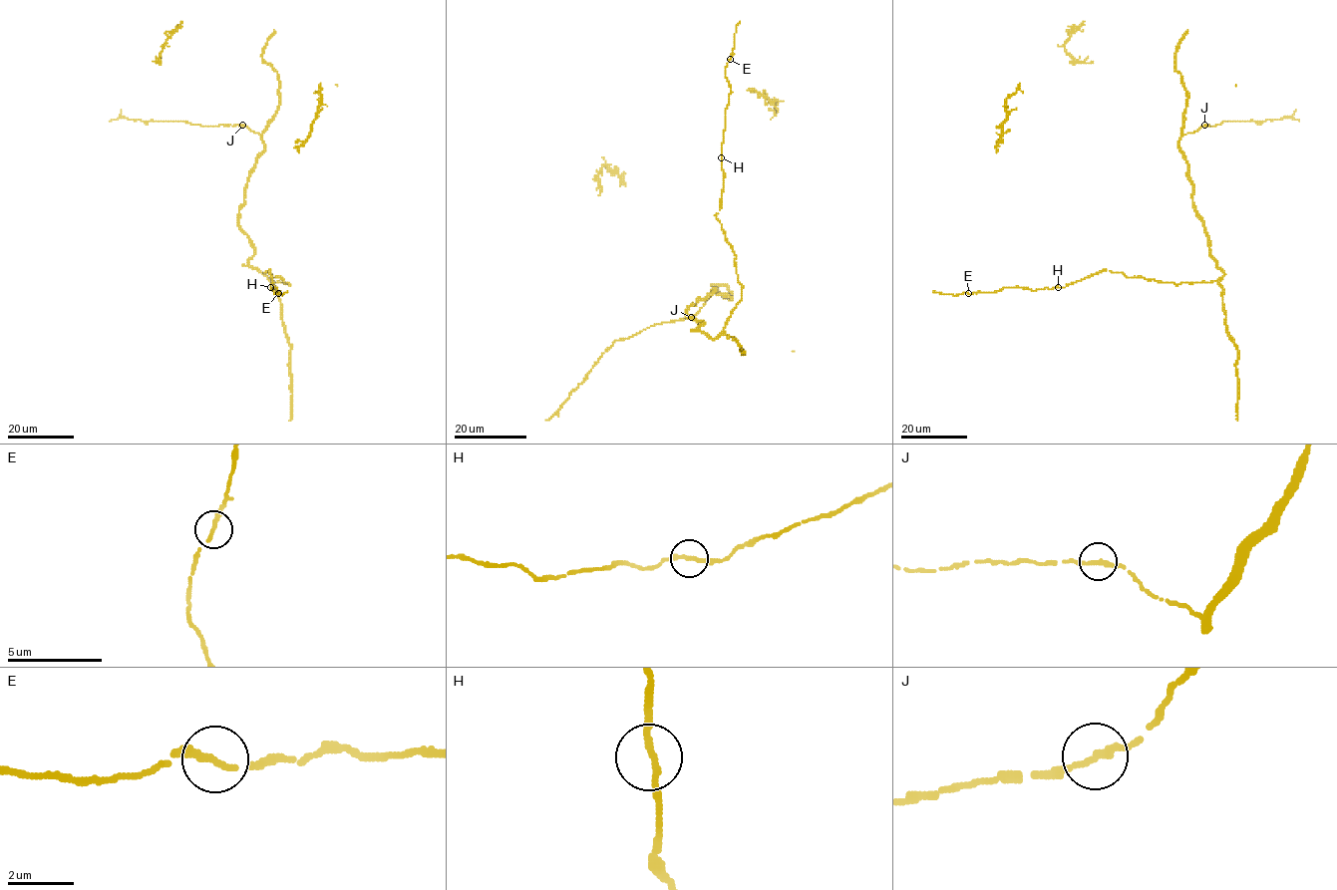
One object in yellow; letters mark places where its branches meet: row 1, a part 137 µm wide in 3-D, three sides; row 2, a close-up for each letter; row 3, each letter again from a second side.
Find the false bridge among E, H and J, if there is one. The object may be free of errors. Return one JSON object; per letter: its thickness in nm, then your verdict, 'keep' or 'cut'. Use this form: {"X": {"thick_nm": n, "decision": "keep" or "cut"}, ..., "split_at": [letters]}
{"E": {"thick_nm": 220, "decision": "keep"}, "H": {"thick_nm": 220, "decision": "keep"}, "J": {"thick_nm": 240, "decision": "keep"}, "split_at": []}

